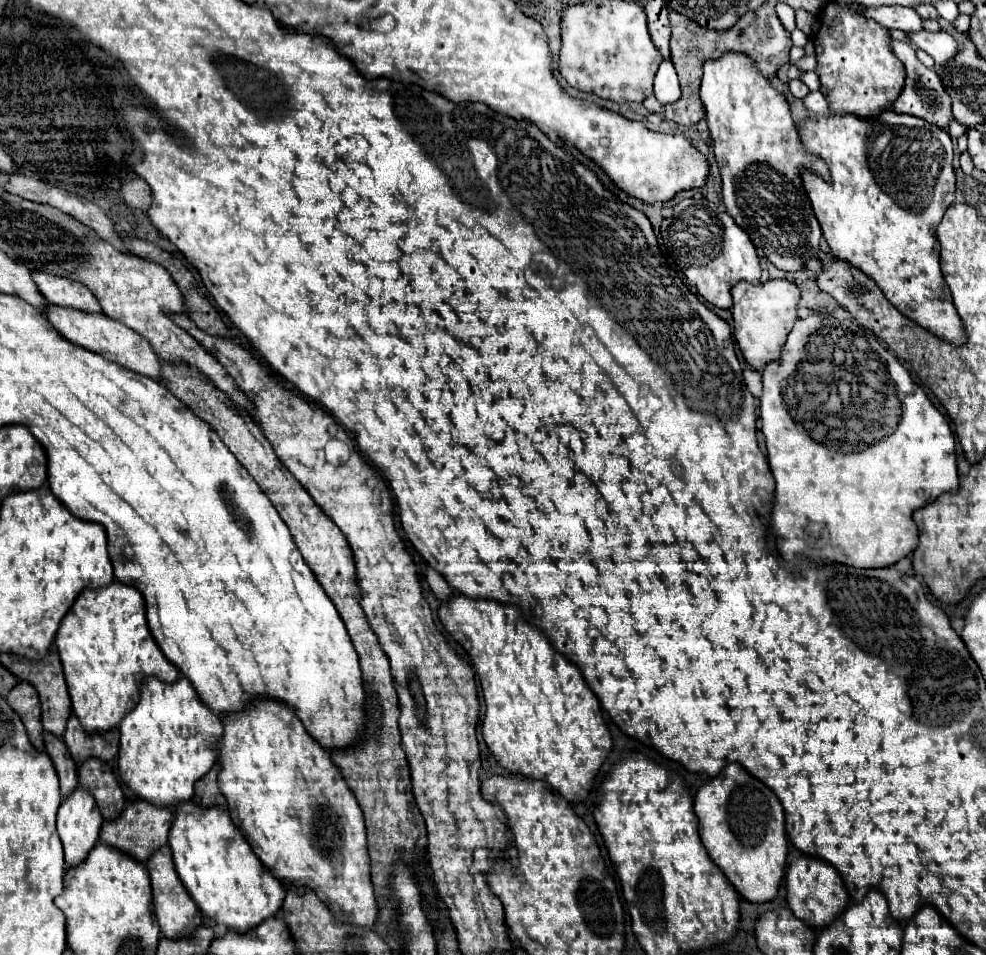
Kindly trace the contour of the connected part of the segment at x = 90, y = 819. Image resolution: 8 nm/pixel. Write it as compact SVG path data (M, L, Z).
M78 785L58 809L58 835L64 845L66 863L70 867L84 861L84 857L96 845L100 825L102 815L94 797Z

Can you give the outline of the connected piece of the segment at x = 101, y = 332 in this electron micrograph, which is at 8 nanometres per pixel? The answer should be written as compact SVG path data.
M48 305L42 313L52 323L52 327L56 327L56 331L62 333L62 337L72 341L74 345L86 347L88 351L96 351L102 357L120 363L122 367L126 367L134 373L142 373L142 375L152 377L152 379L160 377L158 355L152 351L150 343L142 335L132 331L130 327L124 327L122 323L106 317L104 313L88 313L88 311L66 309L66 307L56 307L56 305Z

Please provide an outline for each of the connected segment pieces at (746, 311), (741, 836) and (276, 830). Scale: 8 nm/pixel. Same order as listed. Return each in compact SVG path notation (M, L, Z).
M770 279L766 283L758 283L758 285L742 281L742 283L734 285L732 297L734 297L734 305L732 305L734 337L740 345L744 359L758 371L768 361L780 361L780 351L796 321L800 289L786 279Z
M730 763L718 777L710 779L694 799L700 823L700 839L734 889L750 903L772 901L786 869L788 841L784 831L784 809L778 797L752 779L746 769Z
M264 699L236 715L224 717L224 735L220 739L218 759L222 763L218 785L226 797L230 817L270 873L282 885L294 885L300 893L304 889L312 889L330 909L348 915L350 923L374 929L378 903L370 881L364 817L350 789L344 785L340 771L330 761L330 755L306 733L294 709L284 703Z

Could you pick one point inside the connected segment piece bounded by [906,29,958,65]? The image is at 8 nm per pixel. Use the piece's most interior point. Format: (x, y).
(941, 46)

